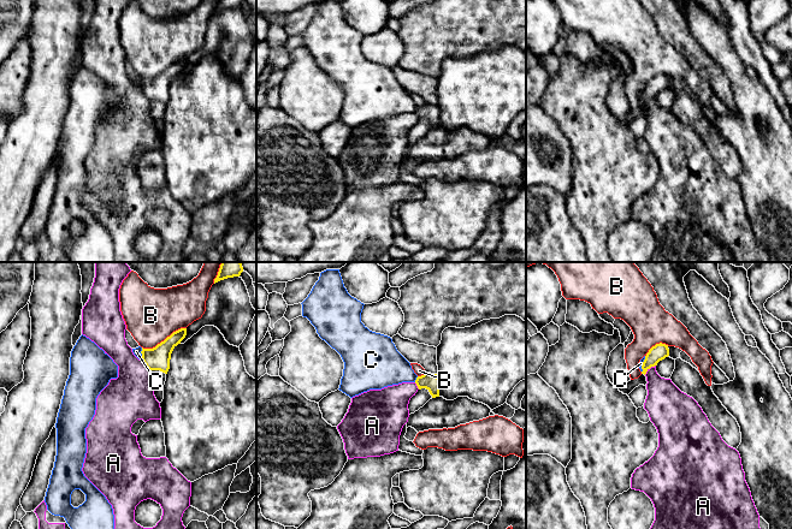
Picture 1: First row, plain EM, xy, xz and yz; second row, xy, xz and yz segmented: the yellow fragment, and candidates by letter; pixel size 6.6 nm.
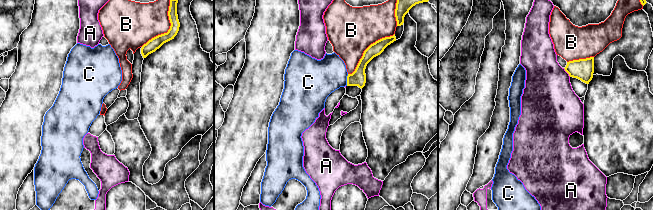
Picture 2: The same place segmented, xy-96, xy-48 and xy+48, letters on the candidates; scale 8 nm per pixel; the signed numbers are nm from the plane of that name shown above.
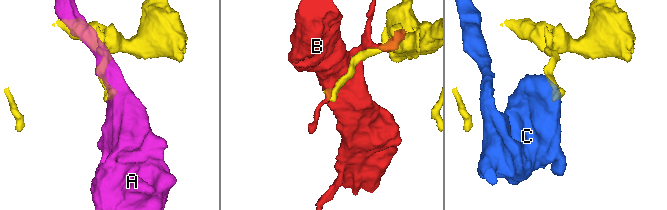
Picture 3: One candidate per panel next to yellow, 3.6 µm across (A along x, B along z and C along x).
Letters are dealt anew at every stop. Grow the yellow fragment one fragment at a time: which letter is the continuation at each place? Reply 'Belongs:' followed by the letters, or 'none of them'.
Belongs: none of them

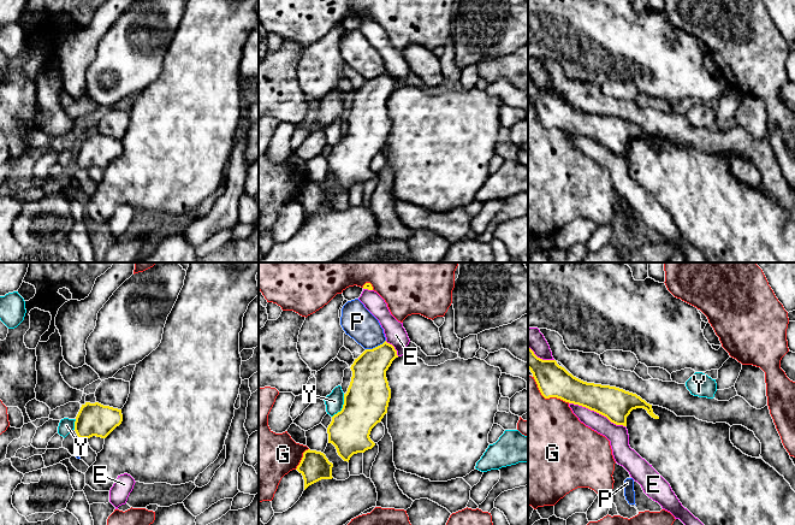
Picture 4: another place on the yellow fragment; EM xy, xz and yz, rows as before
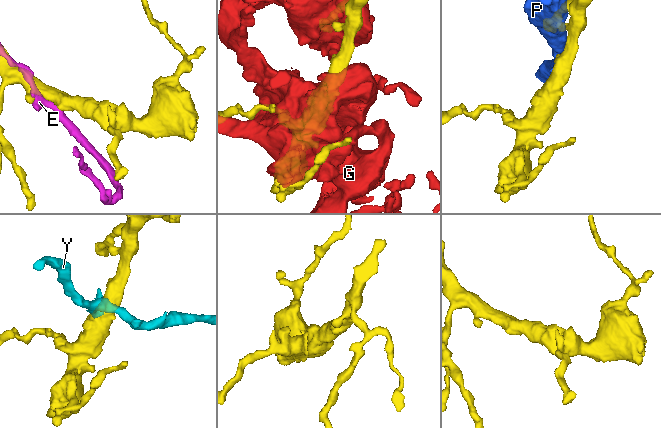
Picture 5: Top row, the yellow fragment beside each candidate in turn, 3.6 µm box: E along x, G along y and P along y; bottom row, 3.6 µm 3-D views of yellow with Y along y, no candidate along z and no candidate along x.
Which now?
Belongs: none of them

